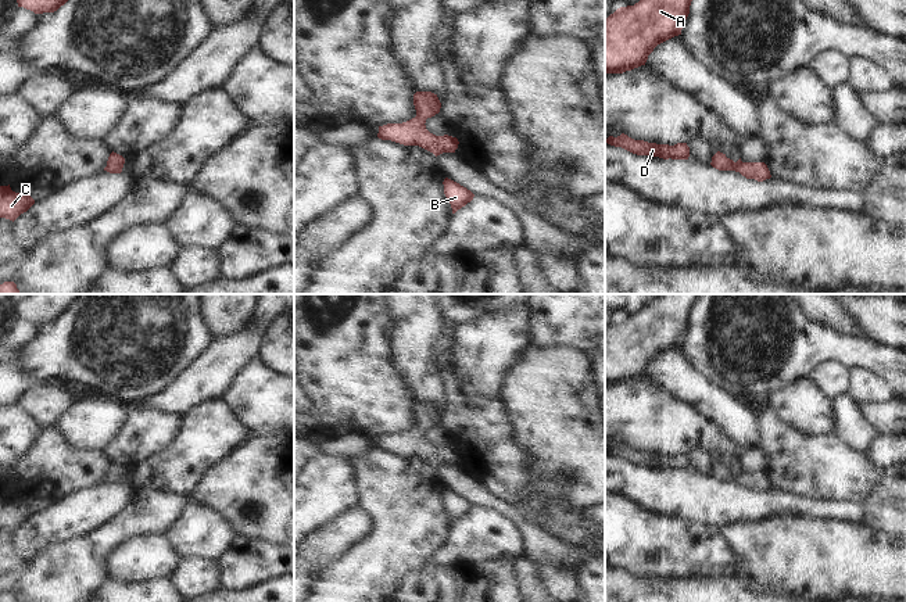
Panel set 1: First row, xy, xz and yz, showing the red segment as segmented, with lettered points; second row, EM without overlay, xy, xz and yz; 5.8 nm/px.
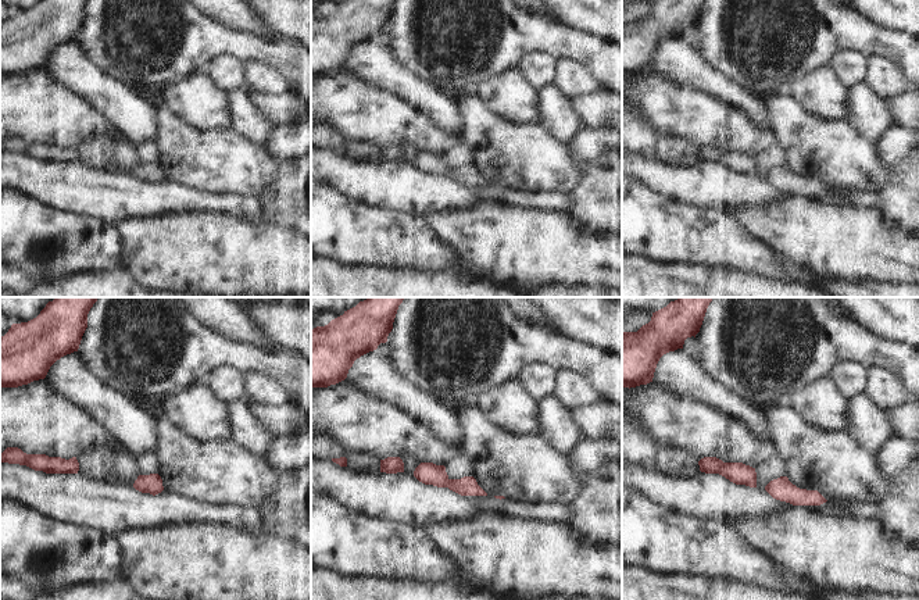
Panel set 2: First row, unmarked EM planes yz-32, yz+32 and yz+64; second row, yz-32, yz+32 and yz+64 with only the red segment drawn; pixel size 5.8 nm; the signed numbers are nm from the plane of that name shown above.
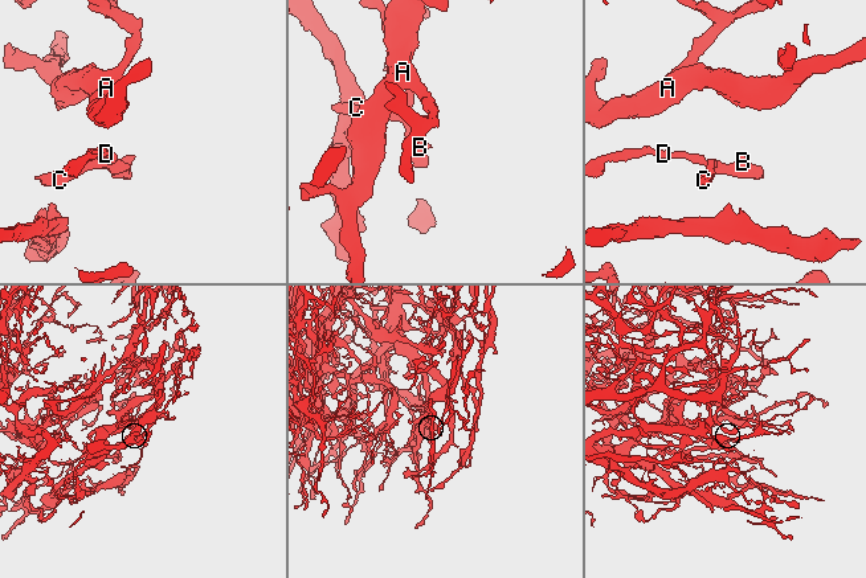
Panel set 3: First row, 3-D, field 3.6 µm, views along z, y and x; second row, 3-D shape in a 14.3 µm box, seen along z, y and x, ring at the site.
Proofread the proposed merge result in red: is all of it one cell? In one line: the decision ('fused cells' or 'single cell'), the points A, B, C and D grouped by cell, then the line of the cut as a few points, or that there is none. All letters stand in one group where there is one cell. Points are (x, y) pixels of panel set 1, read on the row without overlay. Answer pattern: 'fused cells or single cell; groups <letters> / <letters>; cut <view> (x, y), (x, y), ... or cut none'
single cell; groups A B C D; cut none

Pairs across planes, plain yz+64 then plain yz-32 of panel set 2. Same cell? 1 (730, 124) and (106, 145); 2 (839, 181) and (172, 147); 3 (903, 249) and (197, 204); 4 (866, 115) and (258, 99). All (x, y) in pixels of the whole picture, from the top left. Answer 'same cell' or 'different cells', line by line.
1: different cells
2: same cell
3: different cells
4: different cells

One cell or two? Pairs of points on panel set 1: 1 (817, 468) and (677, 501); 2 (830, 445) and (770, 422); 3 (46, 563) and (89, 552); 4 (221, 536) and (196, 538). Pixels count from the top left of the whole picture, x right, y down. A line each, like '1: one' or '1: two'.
1: two
2: one
3: one
4: one

